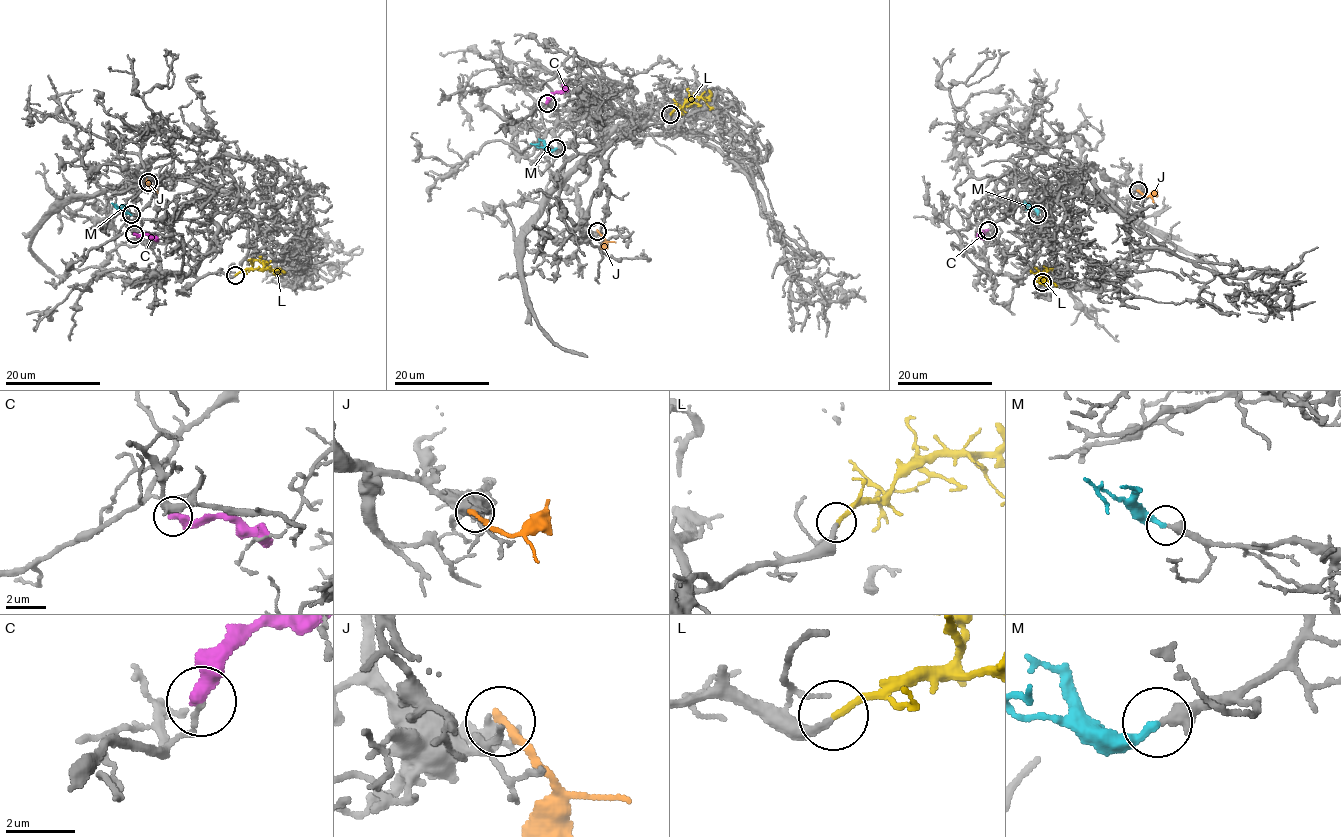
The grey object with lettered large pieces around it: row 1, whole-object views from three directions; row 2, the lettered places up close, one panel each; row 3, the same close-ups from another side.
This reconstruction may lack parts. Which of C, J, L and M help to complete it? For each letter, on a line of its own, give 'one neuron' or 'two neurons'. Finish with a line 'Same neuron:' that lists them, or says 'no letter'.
C: two neurons
J: two neurons
L: one neuron
M: one neuron
Same neuron: L, M

